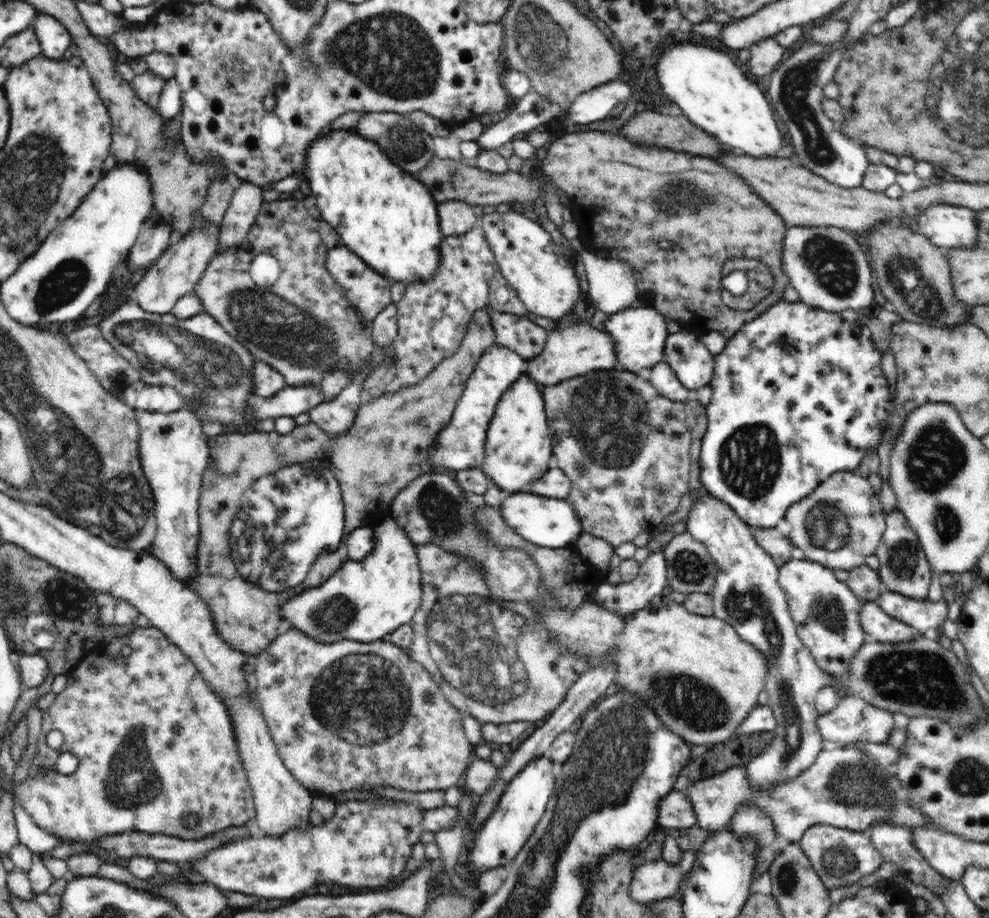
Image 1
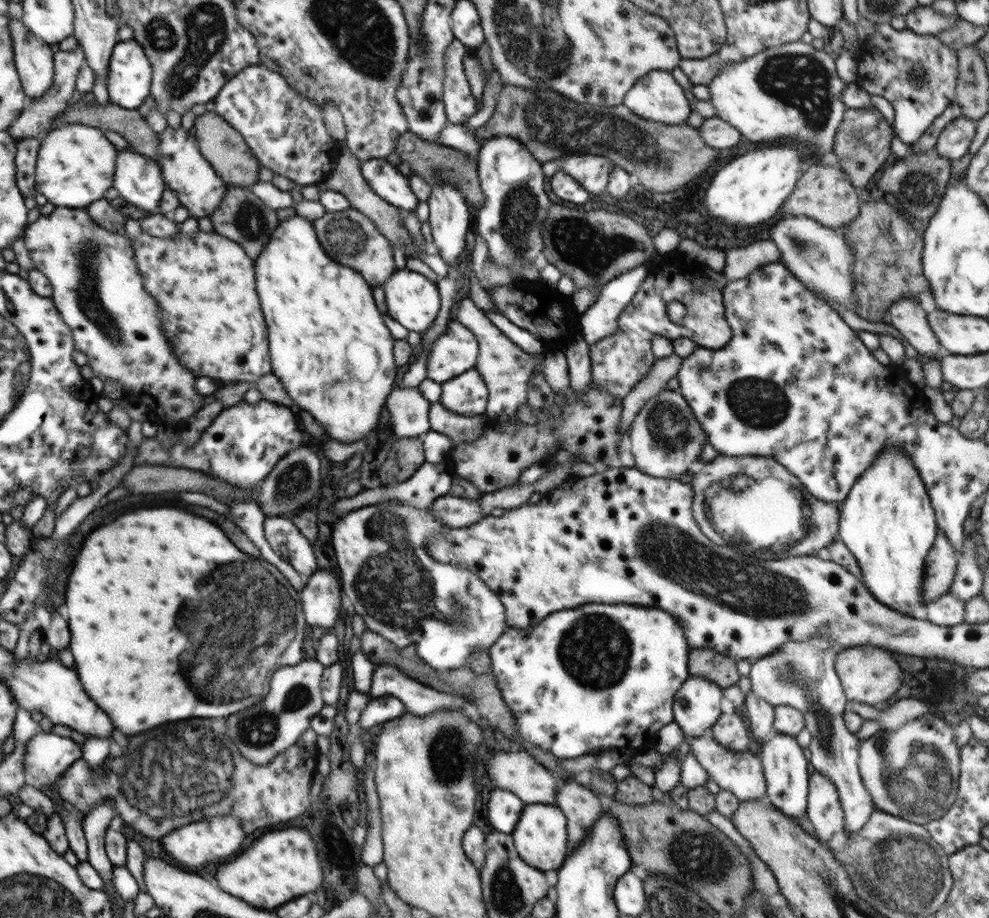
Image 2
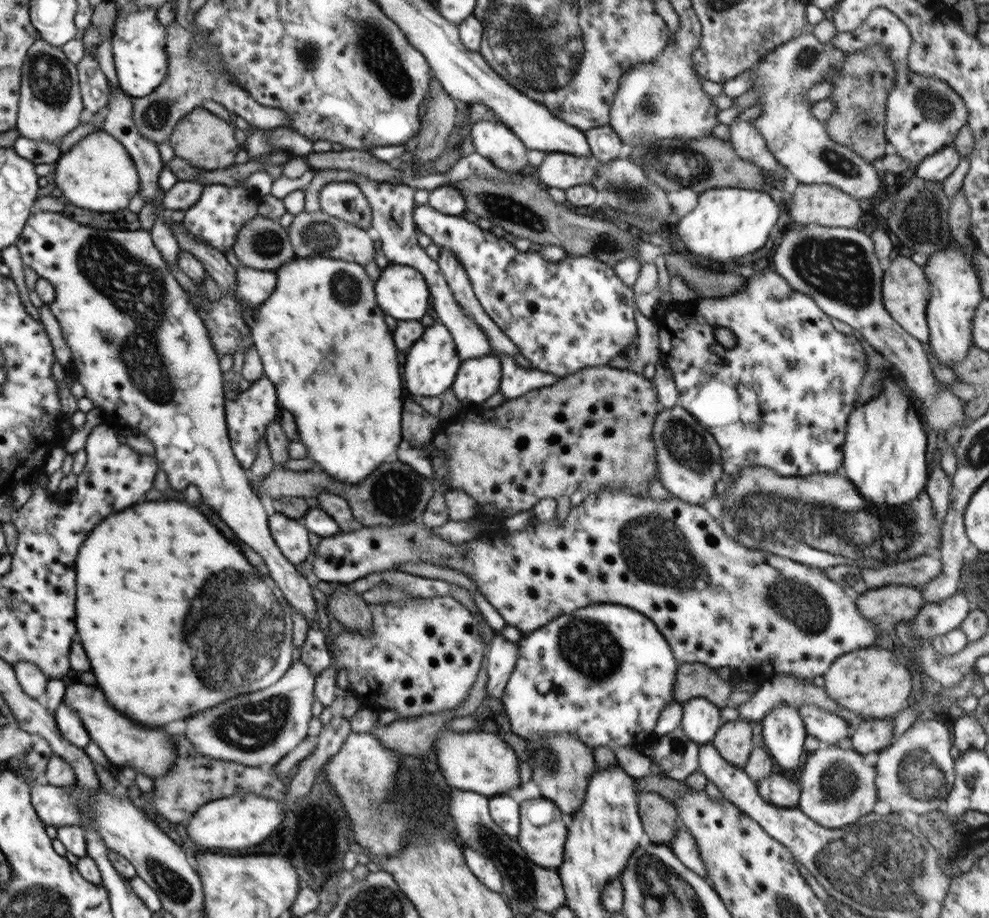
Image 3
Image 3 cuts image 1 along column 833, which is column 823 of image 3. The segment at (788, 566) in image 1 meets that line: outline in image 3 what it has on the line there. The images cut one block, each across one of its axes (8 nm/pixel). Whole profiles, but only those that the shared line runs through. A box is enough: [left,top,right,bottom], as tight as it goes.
[312,490,880,682]

